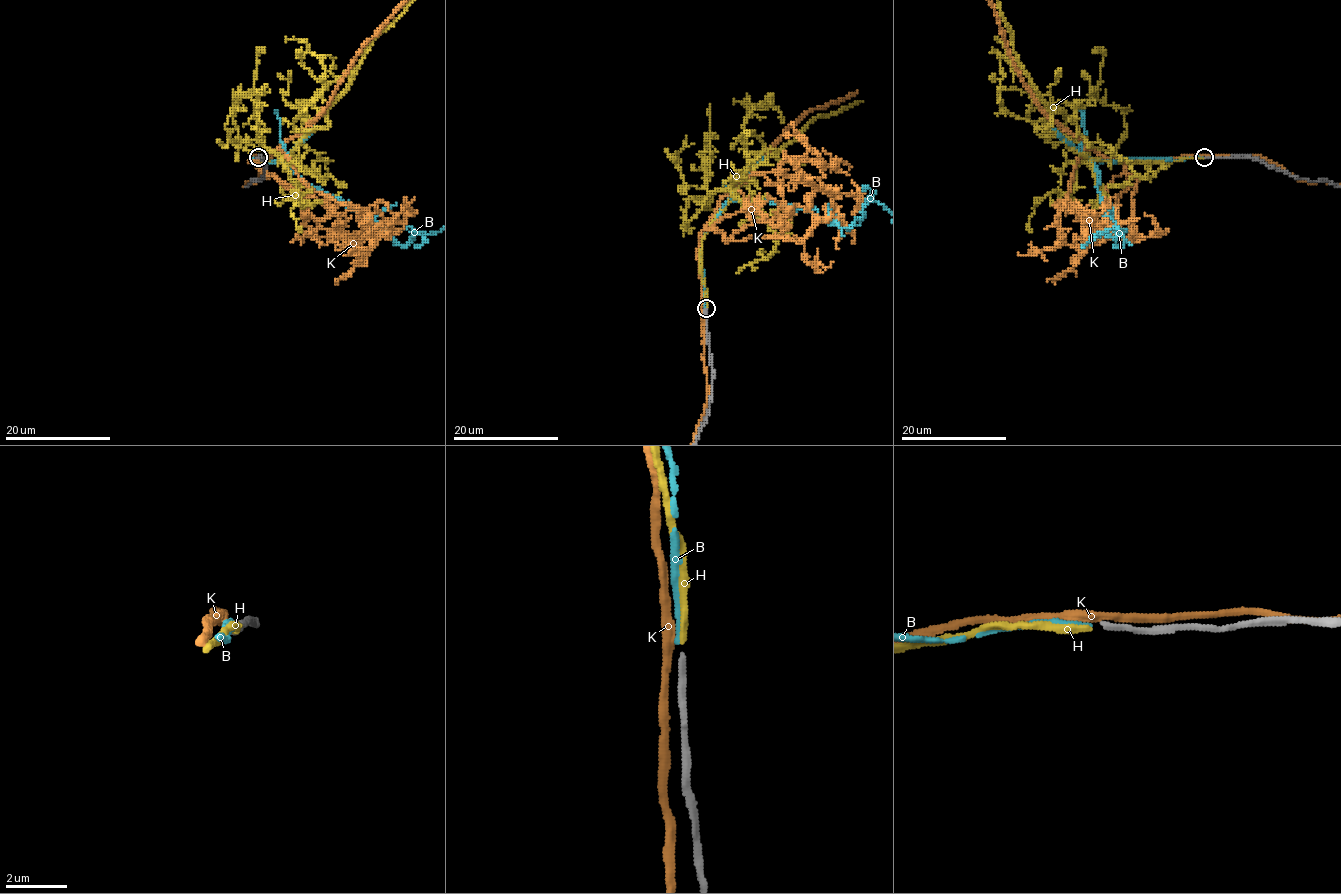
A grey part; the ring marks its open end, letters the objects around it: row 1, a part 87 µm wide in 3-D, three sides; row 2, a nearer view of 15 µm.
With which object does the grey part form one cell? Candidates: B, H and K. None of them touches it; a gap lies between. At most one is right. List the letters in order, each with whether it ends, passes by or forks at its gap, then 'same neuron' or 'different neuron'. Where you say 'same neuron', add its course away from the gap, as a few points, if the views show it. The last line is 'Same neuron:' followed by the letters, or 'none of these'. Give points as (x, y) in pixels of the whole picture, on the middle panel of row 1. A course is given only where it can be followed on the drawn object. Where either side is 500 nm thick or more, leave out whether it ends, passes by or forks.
B: it ends there; different neuron
H: it ends there; same neuron
K: it passes by; different neuron
Same neuron: H

